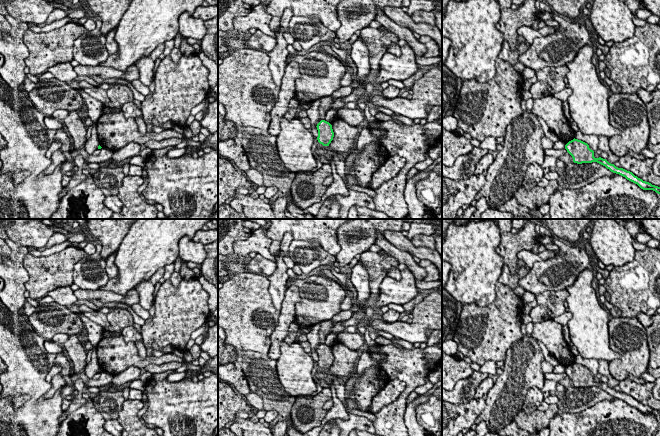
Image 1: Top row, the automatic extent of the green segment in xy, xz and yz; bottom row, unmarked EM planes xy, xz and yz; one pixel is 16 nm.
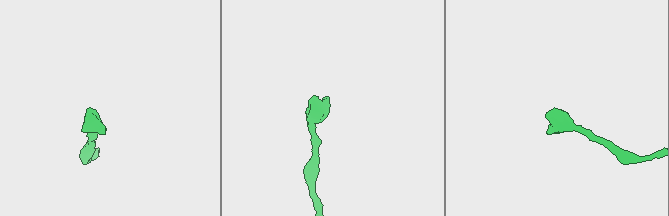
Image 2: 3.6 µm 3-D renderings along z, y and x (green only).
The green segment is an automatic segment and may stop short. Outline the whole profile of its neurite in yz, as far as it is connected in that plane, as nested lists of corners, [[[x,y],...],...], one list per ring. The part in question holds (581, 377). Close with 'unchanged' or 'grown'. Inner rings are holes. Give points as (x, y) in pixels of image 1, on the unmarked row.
[[[574,362],[565,369],[565,373],[572,380],[574,387],[582,388],[597,386],[605,390],[611,396],[619,398],[625,401],[627,404],[637,408],[641,413],[653,414],[656,417],[660,418],[660,411],[652,409],[649,406],[643,405],[630,395],[616,391],[614,388],[609,387],[606,383],[603,383],[601,381],[595,382],[594,375],[589,372],[589,369],[587,367],[581,364]]]; unchanged

